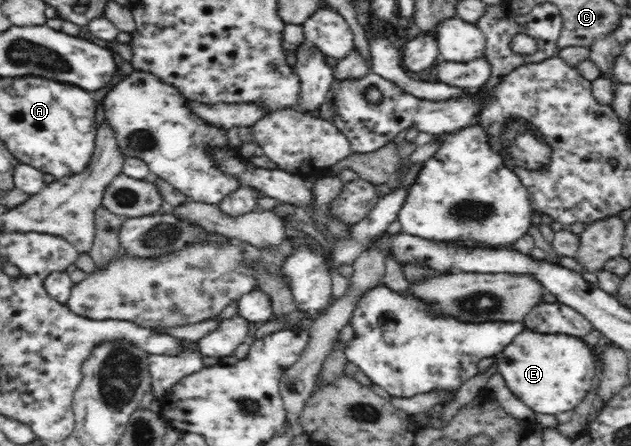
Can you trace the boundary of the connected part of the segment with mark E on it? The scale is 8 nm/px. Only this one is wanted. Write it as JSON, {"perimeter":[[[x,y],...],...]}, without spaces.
{"perimeter":[[[524,328],[513,342],[506,346],[498,355],[495,356],[497,362],[497,372],[504,377],[506,385],[512,390],[526,406],[532,408],[540,414],[560,414],[566,410],[573,410],[574,407],[586,396],[592,378],[597,356],[594,350],[588,348],[585,342],[577,336],[567,334],[540,334],[529,328]]]}

